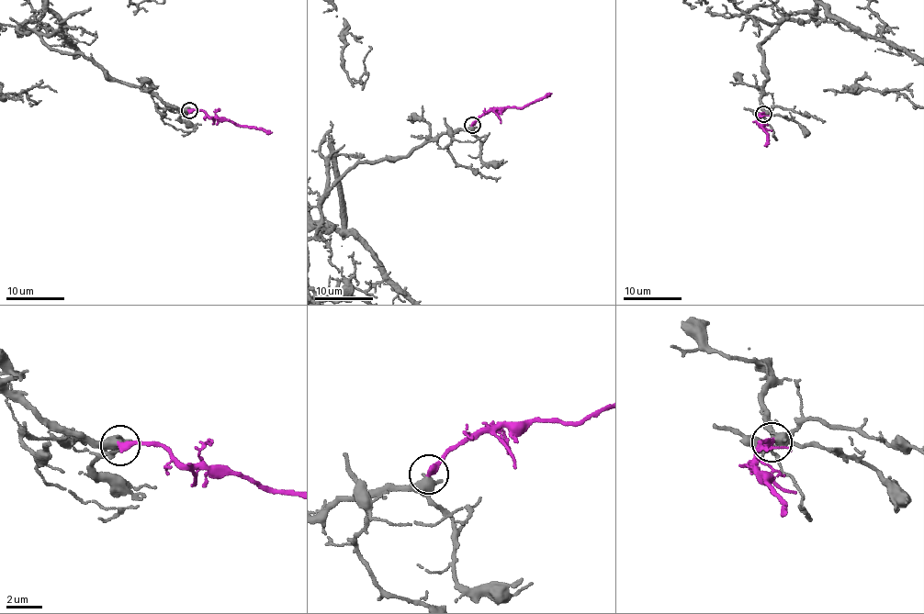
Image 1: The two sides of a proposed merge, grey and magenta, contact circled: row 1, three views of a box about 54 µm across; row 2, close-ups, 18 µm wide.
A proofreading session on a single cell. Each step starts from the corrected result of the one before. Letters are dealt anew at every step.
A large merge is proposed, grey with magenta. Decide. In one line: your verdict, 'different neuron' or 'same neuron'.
same neuron

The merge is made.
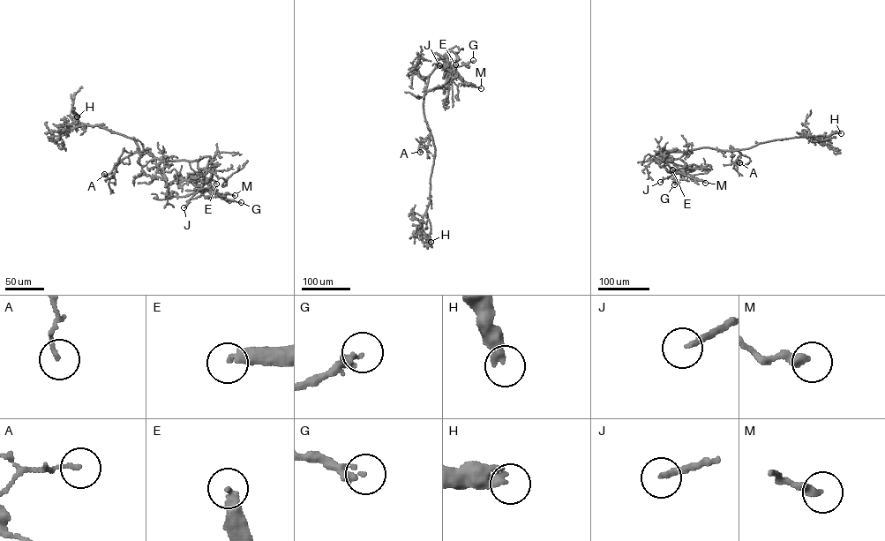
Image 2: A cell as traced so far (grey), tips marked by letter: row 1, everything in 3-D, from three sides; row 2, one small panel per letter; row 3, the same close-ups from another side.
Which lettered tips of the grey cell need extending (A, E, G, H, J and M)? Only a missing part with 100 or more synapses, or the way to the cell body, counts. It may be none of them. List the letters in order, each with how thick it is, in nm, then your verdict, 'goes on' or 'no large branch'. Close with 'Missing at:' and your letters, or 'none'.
A: 130 nm | no large branch
E: 280 nm | goes on
G: 160 nm | no large branch
H: 380 nm | no large branch
J: 200 nm | no large branch
M: 300 nm | no large branch
Missing at: E

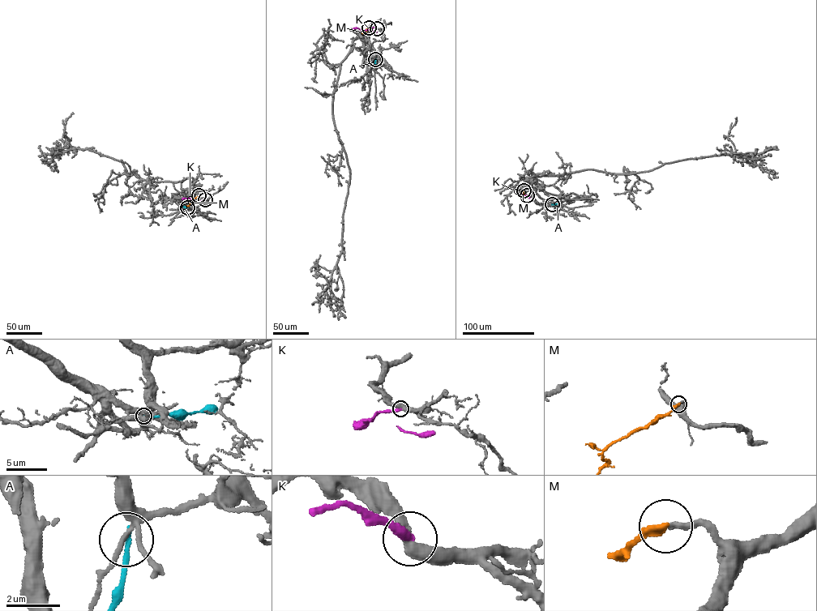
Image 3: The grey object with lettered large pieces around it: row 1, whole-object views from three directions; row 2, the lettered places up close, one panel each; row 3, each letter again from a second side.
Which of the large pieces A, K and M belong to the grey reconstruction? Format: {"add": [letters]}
{"add": ["M"]}

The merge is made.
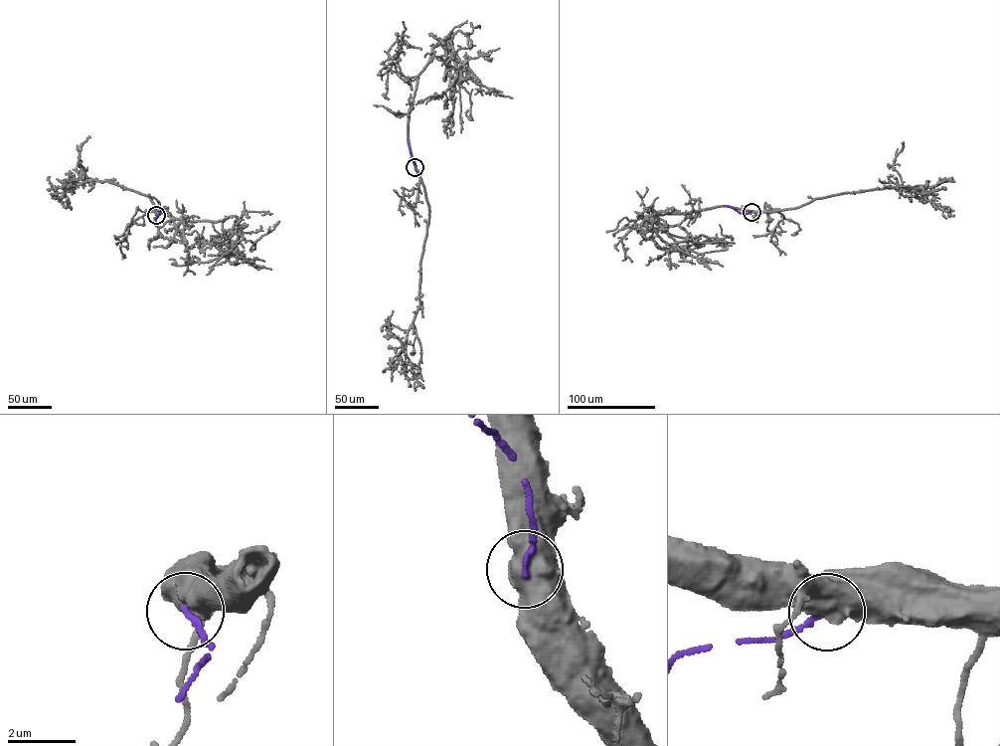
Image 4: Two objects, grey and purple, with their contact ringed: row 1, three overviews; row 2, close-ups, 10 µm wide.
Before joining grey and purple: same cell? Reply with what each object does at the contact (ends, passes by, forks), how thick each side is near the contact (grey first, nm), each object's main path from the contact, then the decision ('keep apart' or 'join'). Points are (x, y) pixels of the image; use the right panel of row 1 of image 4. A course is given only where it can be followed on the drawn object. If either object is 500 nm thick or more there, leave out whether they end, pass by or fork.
800/150 nm | grey via (751, 211), (727, 206), (662, 214), (652, 210), (659, 225), (657, 234), (686, 256), (680, 257), (683, 250) | purple via (751, 212), (740, 213), (724, 205) | keep apart

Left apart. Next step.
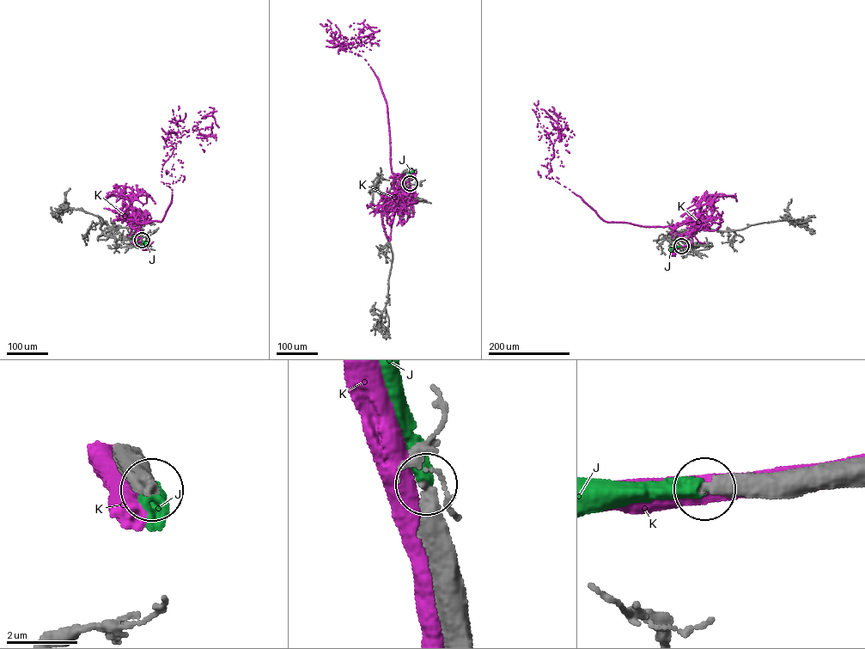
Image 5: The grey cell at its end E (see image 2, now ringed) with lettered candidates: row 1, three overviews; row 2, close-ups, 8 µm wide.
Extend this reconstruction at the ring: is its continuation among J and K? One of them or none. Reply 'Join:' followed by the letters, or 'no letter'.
Join: J

